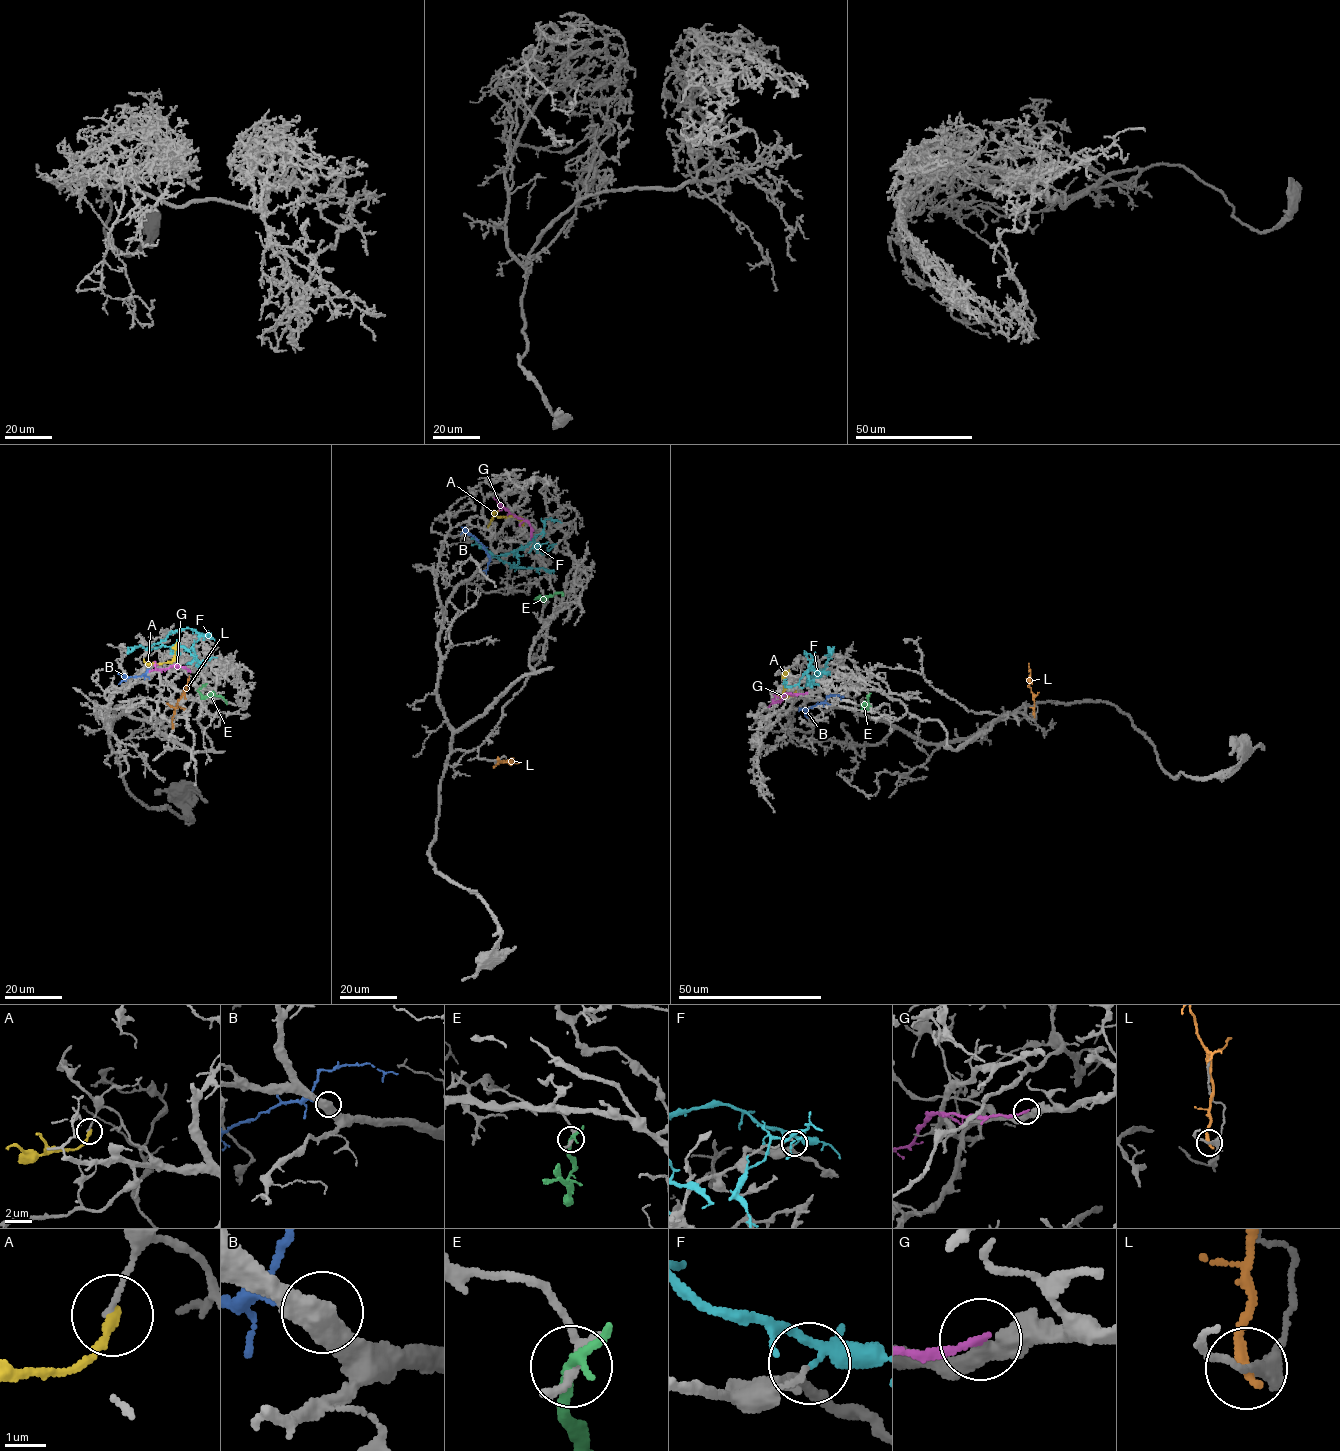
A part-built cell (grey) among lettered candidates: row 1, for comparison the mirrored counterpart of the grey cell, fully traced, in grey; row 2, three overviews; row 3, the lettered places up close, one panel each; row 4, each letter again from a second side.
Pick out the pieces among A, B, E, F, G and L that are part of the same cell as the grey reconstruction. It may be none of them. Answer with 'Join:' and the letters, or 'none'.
Join: none

